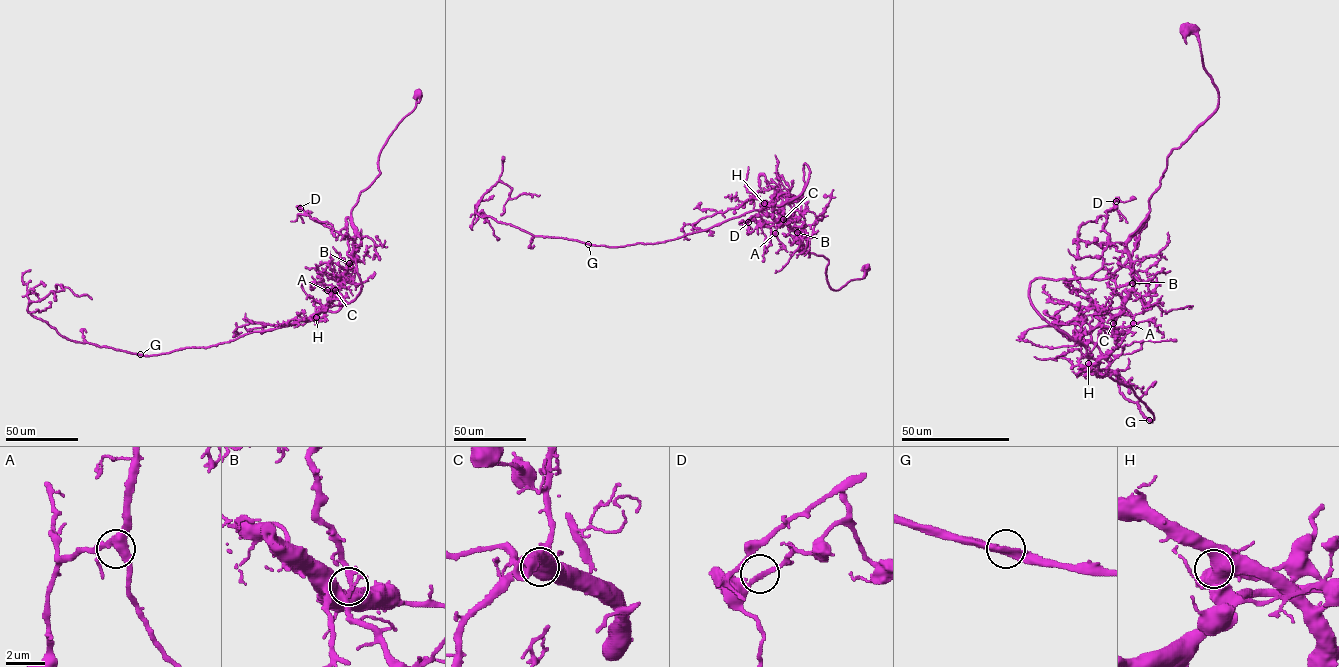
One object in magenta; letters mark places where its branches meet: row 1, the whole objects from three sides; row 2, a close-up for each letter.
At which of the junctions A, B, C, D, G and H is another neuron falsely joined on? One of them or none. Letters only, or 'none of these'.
none of these

